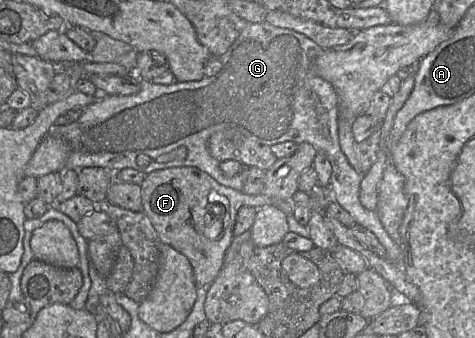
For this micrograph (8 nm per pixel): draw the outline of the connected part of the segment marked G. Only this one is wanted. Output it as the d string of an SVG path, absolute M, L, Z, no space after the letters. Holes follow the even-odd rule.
M266 21L260 23L248 22L247 26L240 32L234 43L228 48L228 50L224 54L218 57L218 59L222 63L222 69L216 75L211 77L205 76L203 79L199 81L189 81L189 82L177 81L170 85L163 85L151 81L141 80L139 92L127 96L115 96L115 95L96 93L94 101L88 107L86 107L85 112L81 115L81 117L79 117L79 119L77 119L76 121L74 121L69 125L56 126L56 127L54 126L51 129L51 133L56 134L60 138L62 138L70 147L70 153L65 165L66 169L79 171L83 168L88 168L88 167L101 167L107 169L108 171L114 174L125 168L133 168L135 170L142 171L145 174L149 174L153 171L167 169L167 168L185 167L185 166L197 167L200 170L208 173L220 184L239 191L242 191L243 189L243 186L248 176L248 170L247 168L245 168L242 170L242 172L232 177L228 177L222 172L222 170L220 169L220 161L218 161L211 155L208 147L209 139L215 132L224 129L231 129L231 128L238 129L246 137L250 137L253 140L257 141L258 143L269 146L282 143L285 141L292 141L298 145L304 142L310 143L317 152L324 152L331 163L332 173L329 184L331 199L337 201L346 211L348 211L354 218L355 223L358 223L364 226L365 228L367 228L368 230L370 230L371 232L373 232L380 241L380 243L386 249L388 259L392 263L396 263L399 267L403 268L403 252L400 245L398 245L389 236L383 224L381 223L381 220L377 215L377 212L366 209L365 207L362 206L362 204L359 201L360 185L362 182L363 174L355 170L350 165L345 154L342 152L339 144L339 137L338 137L339 113L338 113L337 95L331 83L318 76L315 72L315 60L317 59L318 56L320 56L323 53L323 51L324 49L322 47L320 47L318 44L316 44L306 35L296 32L292 29L276 27L267 23ZM181 146L184 146L187 149L187 155L184 159L173 159L171 161L164 163L158 162L157 158L159 156L163 154L170 154ZM141 154L145 154L150 157L150 163L147 166L138 165L137 157Z

